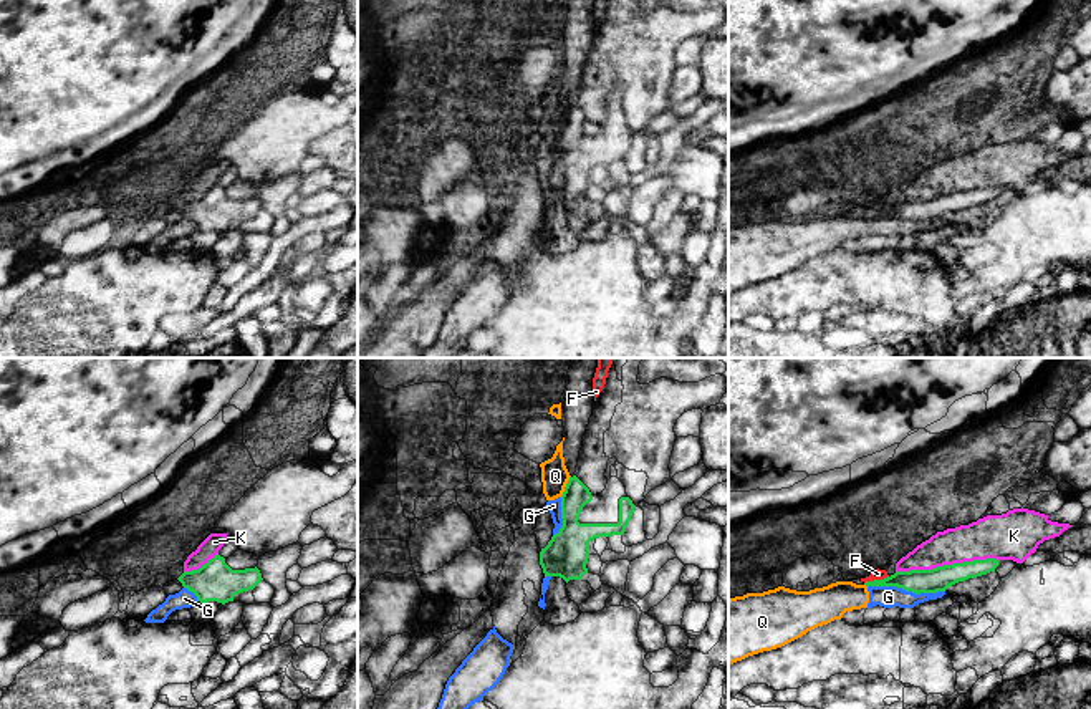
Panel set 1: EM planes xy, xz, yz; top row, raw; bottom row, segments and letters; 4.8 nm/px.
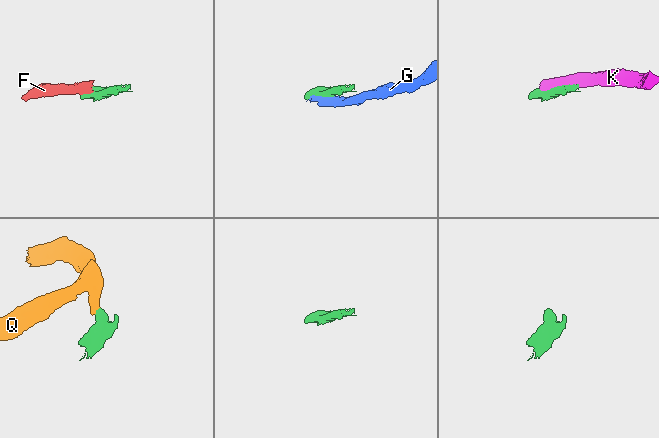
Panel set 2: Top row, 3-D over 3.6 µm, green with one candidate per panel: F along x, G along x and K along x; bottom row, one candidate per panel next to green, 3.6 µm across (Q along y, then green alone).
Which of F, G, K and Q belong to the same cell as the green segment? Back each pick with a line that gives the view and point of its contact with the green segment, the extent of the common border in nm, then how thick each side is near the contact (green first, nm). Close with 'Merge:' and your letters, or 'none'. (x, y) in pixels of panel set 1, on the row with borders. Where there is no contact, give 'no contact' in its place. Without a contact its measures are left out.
Merge: none

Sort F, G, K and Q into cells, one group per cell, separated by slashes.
F K / G Q

